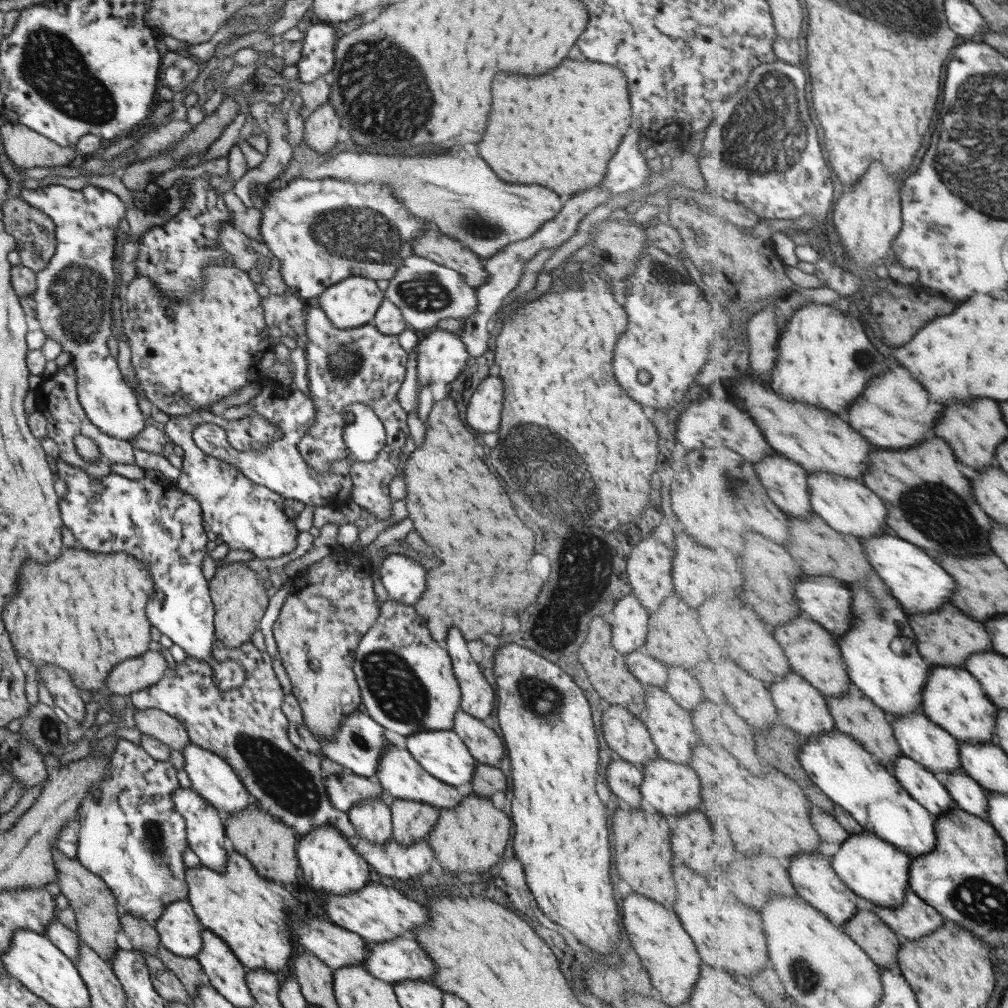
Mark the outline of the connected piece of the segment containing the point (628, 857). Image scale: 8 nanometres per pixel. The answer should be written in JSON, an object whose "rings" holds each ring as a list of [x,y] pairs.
{"rings":[[[615,808],[611,814],[611,832],[613,832],[613,862],[615,870],[623,882],[627,882],[633,892],[643,894],[657,904],[673,904],[677,890],[671,878],[671,850],[669,850],[669,826],[663,816],[649,814],[639,809],[625,811]]]}

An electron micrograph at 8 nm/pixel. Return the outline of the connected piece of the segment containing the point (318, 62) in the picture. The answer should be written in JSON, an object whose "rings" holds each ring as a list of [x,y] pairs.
{"rings":[[[313,21],[301,40],[297,80],[307,84],[328,75],[334,64],[334,46],[338,38],[329,23]]]}

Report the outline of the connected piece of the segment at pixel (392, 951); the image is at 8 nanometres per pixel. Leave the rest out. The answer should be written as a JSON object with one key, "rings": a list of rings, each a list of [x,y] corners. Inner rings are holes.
{"rings":[[[397,936],[393,940],[365,945],[368,956],[362,968],[377,980],[391,986],[415,979],[433,984],[433,961],[415,944],[415,940]]]}

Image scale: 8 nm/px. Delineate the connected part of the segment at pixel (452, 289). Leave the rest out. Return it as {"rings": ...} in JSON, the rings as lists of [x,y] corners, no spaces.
{"rings":[[[415,254],[401,260],[401,266],[388,280],[384,297],[399,308],[407,327],[418,334],[432,330],[443,318],[469,318],[477,304],[473,288],[458,273]]]}

